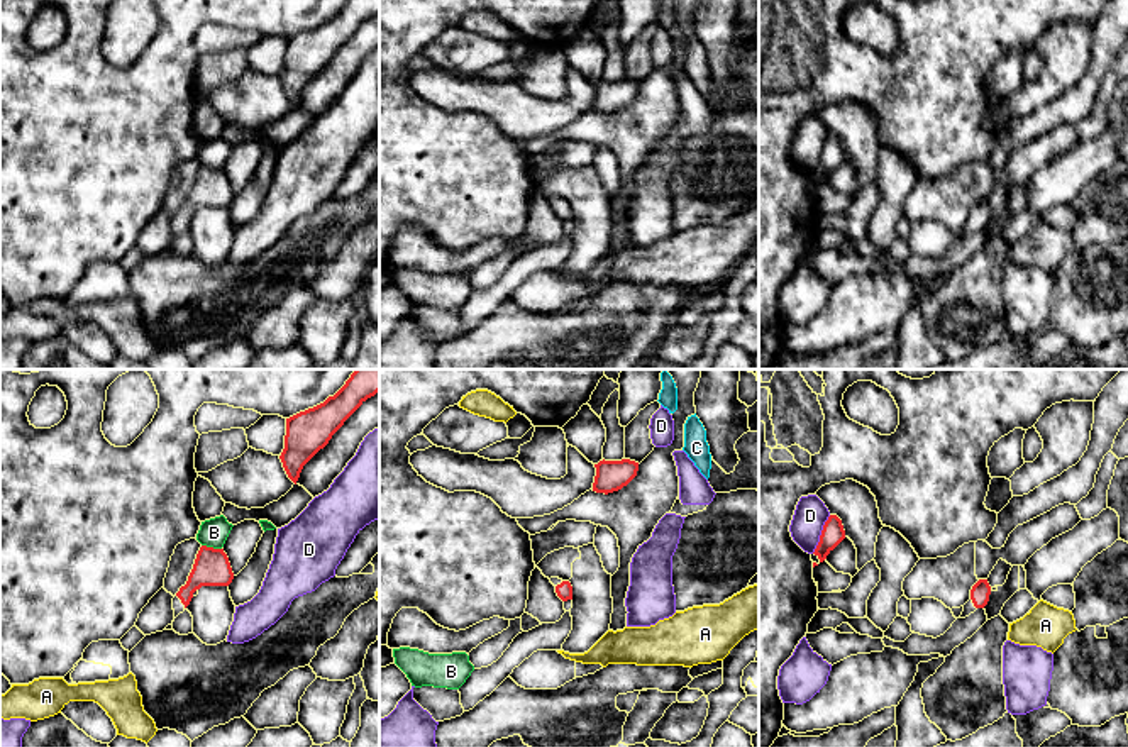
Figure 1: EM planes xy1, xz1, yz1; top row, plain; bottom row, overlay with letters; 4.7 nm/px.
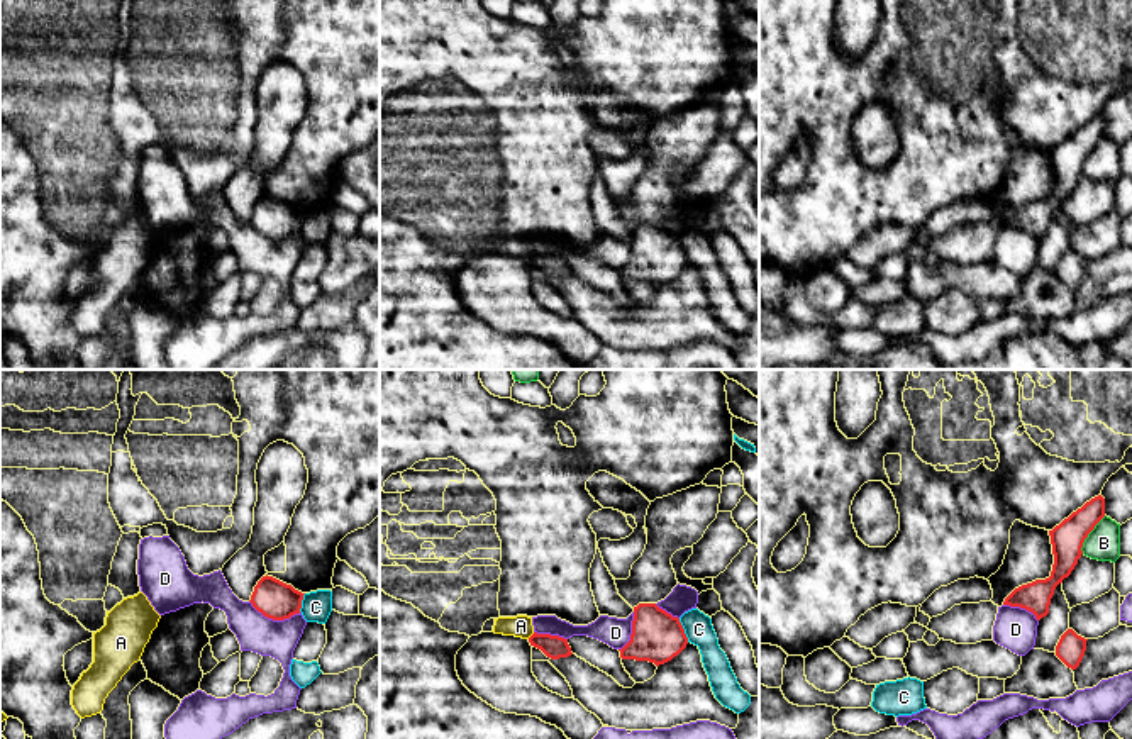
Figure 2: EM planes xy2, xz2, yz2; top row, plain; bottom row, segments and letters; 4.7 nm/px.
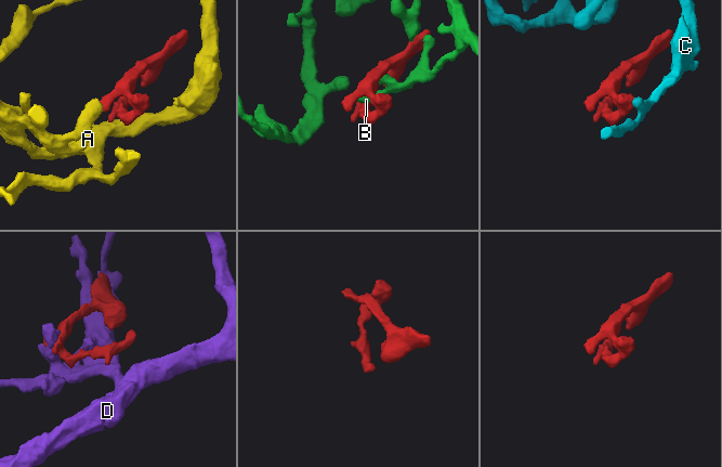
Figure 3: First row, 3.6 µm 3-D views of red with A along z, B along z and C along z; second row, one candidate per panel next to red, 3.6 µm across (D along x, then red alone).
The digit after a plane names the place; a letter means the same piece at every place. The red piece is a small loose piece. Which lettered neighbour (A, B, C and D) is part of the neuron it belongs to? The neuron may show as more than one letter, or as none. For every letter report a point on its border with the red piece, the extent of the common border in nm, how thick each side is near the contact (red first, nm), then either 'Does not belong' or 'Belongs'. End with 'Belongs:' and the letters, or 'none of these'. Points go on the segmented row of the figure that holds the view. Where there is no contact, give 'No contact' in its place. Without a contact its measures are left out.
A: Touches red at xz2 (532, 634). Shared border 50 nm. Thickness 110 nm (red) against 110 nm. Does not belong
B: Touches red at yz2 (1088, 533). Shared border 220 nm. Thickness 150 nm (red) against 160 nm. Does not belong
C: Touches red at xz2 (683, 631). Shared border 120 nm. Thickness 240 nm (red) against 140 nm. Does not belong
D: Touches red at xy2 (275, 619). Shared border 260 nm. Thickness 180 nm (red) against 180 nm. Does not belong
Belongs: none of these

